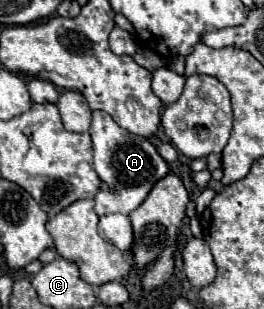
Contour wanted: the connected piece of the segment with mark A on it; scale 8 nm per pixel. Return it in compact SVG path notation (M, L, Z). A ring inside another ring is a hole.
M101 110L93 112L89 134L93 138L93 168L101 176L101 180L105 180L109 186L115 188L113 194L99 192L95 196L97 216L133 212L145 200L153 184L171 172L169 164L159 156L157 148L147 138L129 136L125 130L121 130L115 124L115 120L107 112L101 112Z

